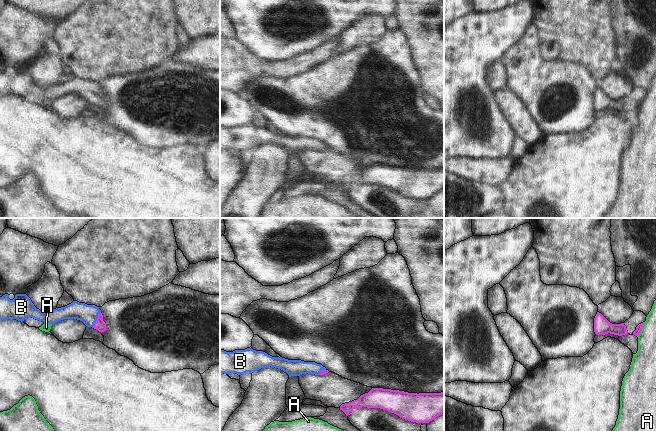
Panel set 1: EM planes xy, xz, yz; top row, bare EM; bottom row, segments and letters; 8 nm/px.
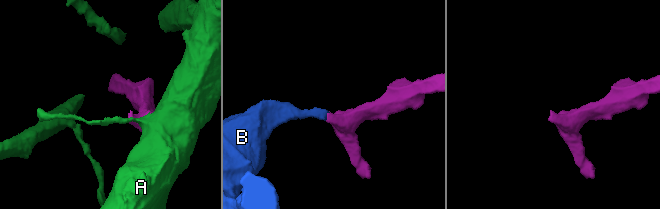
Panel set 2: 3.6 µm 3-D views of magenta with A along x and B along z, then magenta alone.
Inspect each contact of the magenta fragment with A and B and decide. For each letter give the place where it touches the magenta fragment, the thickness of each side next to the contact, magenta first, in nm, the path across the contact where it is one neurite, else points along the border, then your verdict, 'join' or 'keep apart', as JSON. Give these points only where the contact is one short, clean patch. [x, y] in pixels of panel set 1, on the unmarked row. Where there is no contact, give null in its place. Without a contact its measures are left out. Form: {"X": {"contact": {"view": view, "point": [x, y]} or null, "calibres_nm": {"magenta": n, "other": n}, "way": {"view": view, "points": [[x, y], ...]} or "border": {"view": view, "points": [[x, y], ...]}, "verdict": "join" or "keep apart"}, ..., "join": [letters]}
{"A": {"contact": {"view": "yz", "point": [641, 104]}, "calibres_nm": {"magenta": 50, "other": 170}, "verdict": "keep apart"}, "B": {"contact": {"view": "xy", "point": [96, 96]}, "calibres_nm": {"magenta": 90, "other": 160}, "way": {"view": "xy", "points": [[100, 101], [96, 96], [88, 90]]}, "verdict": "join"}, "join": ["B"]}

